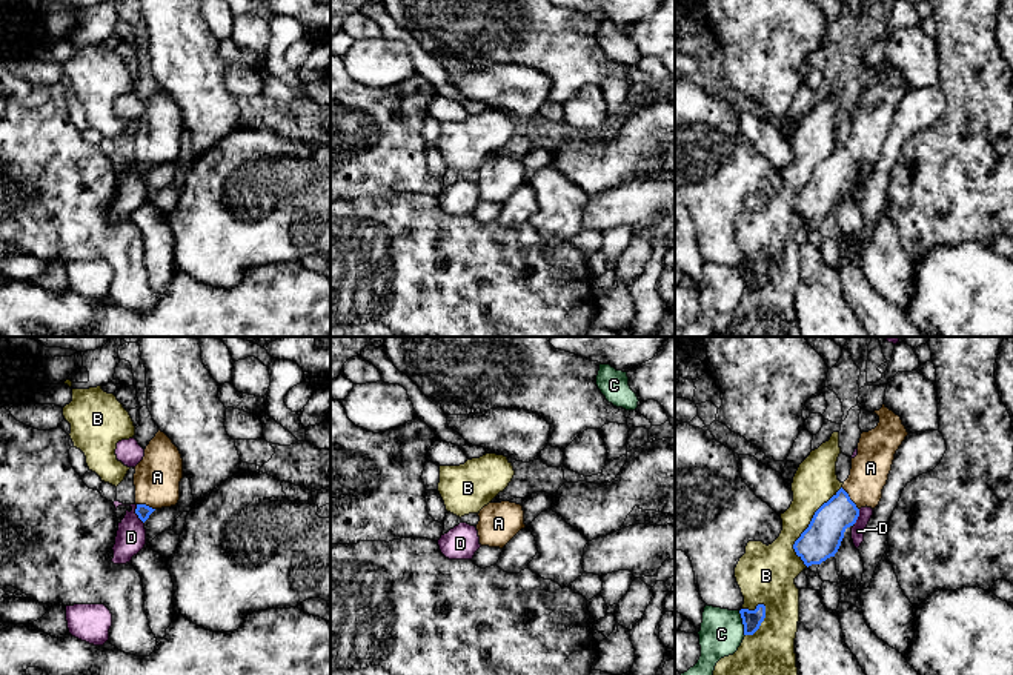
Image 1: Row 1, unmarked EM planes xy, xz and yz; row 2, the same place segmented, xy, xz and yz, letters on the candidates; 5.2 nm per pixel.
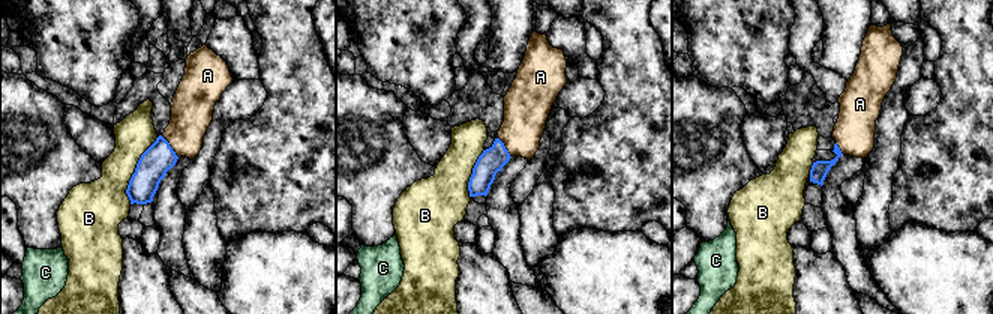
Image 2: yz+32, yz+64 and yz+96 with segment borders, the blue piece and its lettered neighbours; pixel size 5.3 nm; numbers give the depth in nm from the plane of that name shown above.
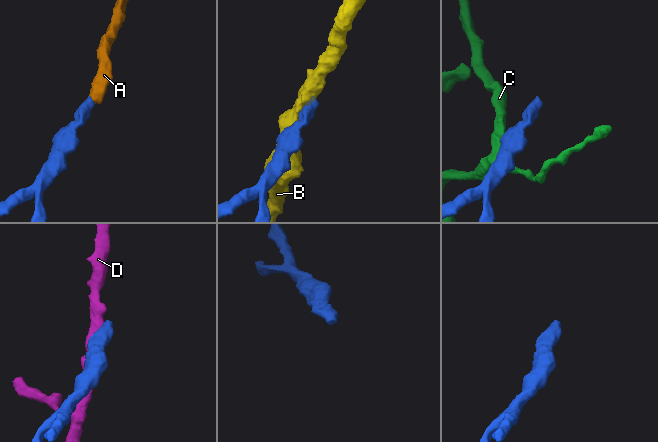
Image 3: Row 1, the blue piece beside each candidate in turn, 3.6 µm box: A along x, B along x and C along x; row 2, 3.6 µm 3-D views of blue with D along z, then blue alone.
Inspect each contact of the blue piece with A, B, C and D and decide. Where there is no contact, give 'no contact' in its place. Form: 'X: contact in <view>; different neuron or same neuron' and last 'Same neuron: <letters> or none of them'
A: contact in yz; same neuron
B: contact in yz; different neuron
C: contact in yz; different neuron
D: contact in xy; different neuron
Same neuron: A

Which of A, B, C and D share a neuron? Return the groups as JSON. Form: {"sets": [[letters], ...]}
{"sets": [["A"], ["B"], ["C"], ["D"]]}

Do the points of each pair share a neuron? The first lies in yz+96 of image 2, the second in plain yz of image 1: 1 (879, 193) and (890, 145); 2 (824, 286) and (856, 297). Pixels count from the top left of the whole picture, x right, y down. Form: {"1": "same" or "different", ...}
{"1": "different", "2": "different"}

